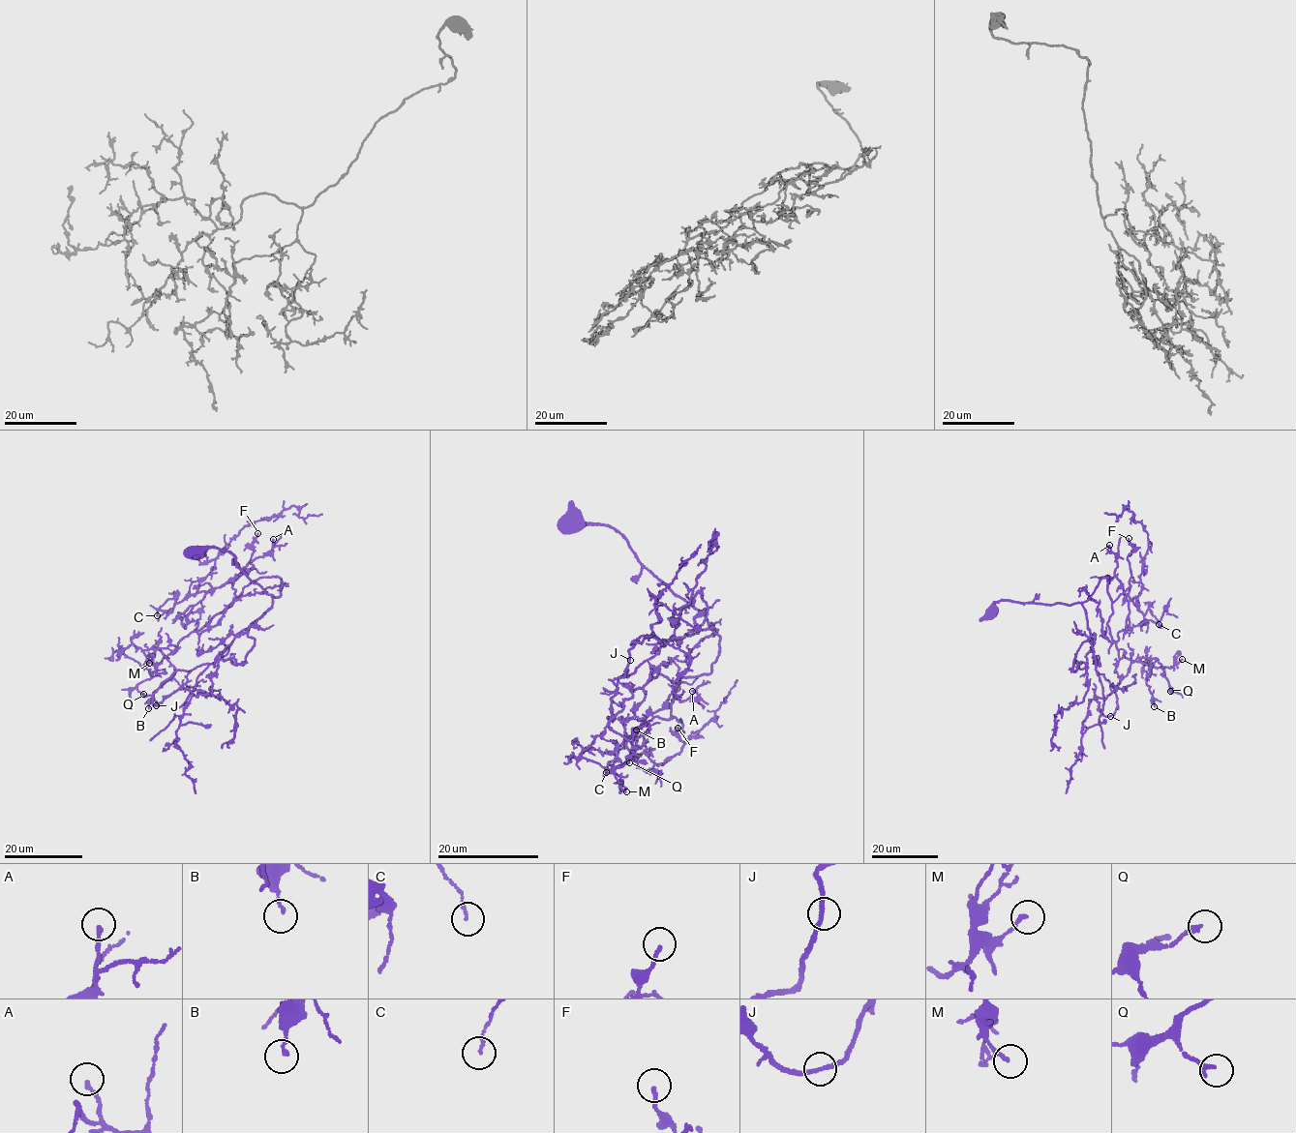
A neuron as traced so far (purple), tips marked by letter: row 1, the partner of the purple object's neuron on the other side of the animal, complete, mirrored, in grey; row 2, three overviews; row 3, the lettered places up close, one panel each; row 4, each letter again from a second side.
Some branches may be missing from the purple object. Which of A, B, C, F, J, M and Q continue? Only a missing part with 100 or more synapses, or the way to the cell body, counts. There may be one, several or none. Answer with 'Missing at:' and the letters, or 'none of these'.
Missing at: none of these

